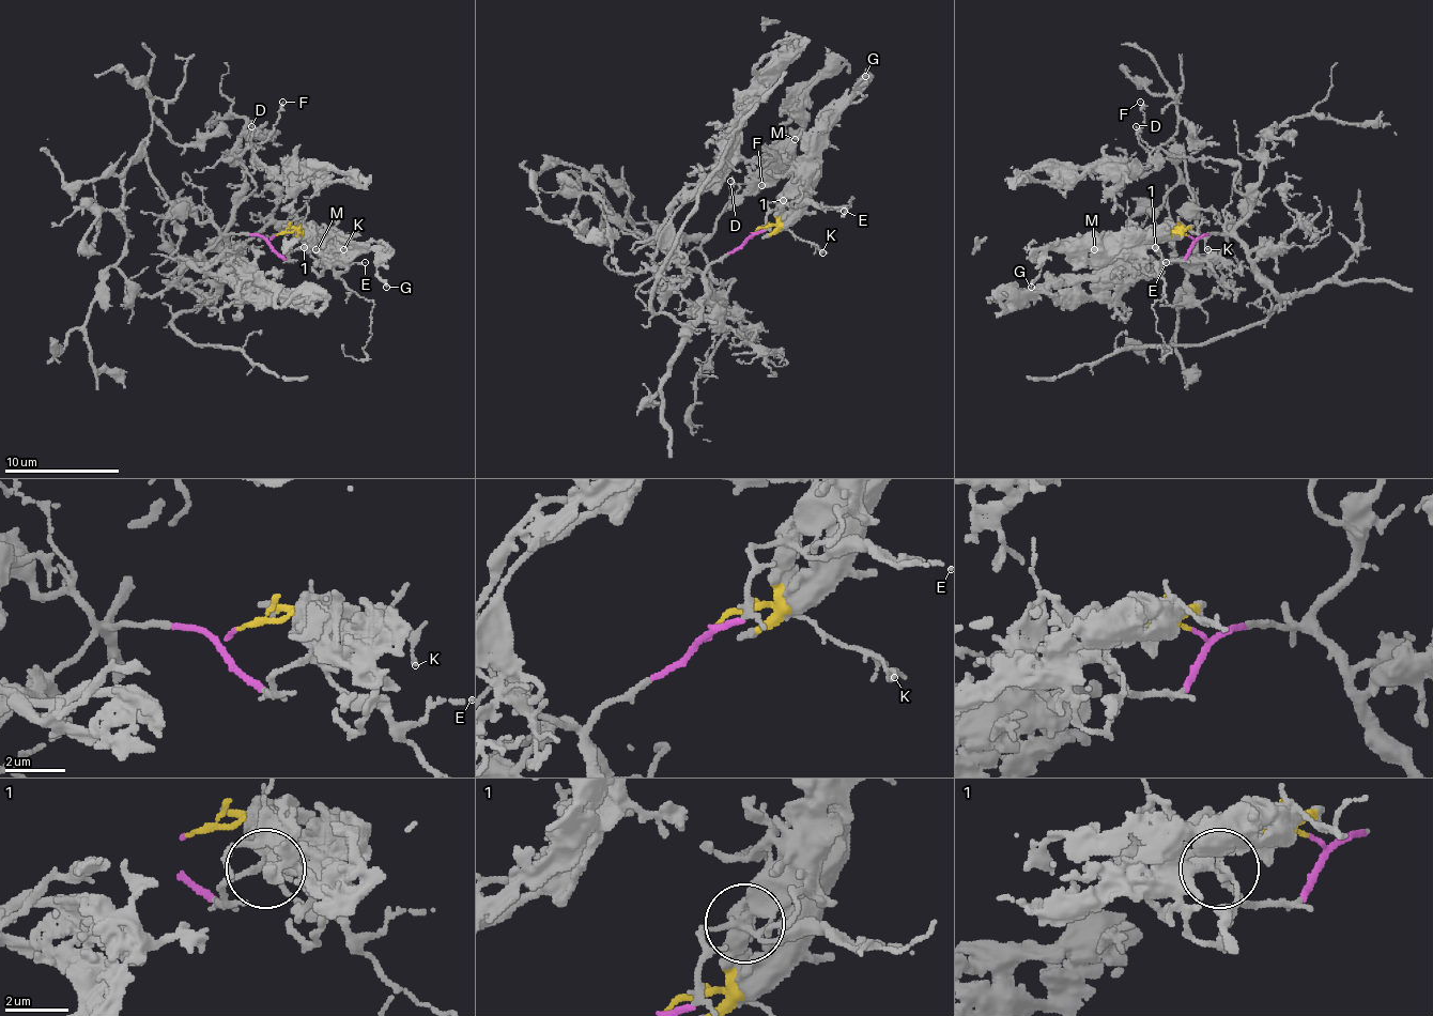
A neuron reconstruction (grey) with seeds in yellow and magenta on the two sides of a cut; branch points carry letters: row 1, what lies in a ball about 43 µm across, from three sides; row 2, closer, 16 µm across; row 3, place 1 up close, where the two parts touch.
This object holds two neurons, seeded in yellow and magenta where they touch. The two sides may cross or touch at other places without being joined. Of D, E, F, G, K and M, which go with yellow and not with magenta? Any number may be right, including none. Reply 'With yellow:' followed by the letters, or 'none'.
With yellow: G, K, M

